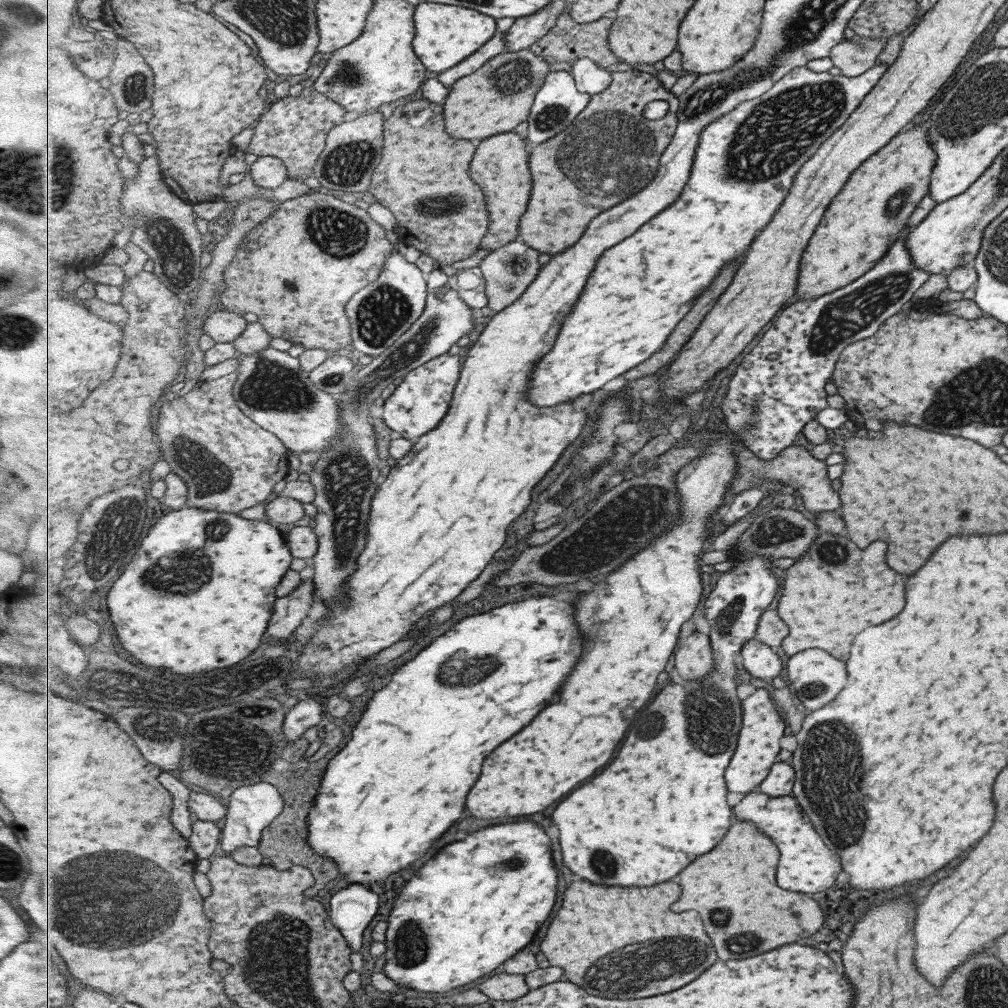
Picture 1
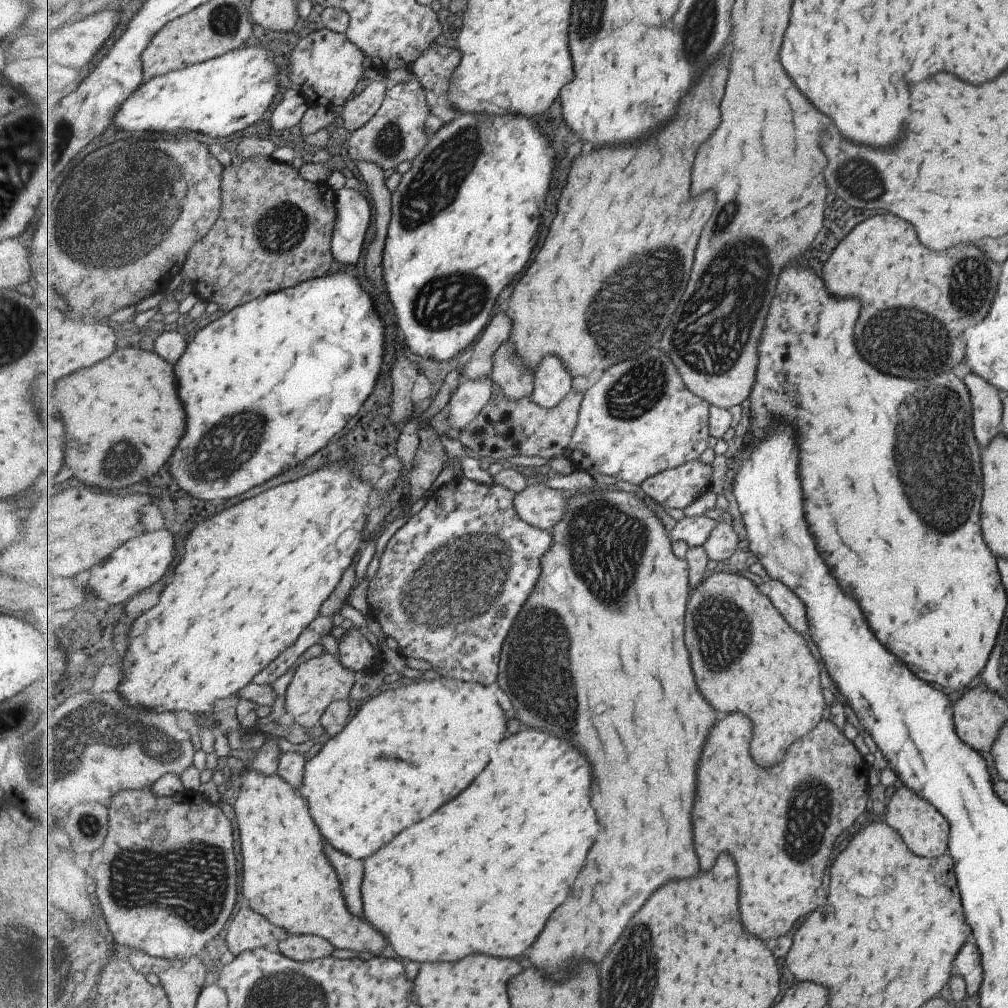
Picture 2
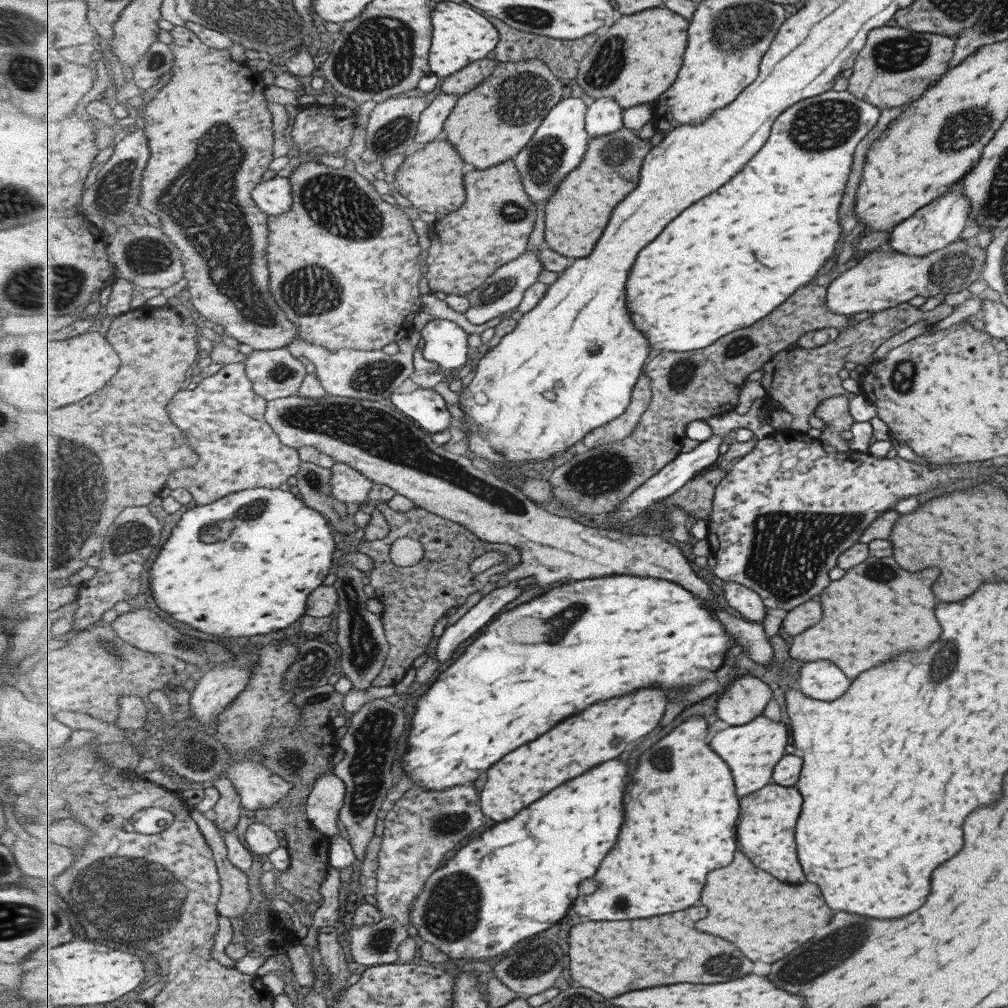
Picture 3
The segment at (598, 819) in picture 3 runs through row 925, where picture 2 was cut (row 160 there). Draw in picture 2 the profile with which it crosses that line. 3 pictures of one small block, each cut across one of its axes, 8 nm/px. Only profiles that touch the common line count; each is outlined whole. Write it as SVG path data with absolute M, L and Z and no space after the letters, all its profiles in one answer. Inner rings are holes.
M467 112L467 114L459 113L455 120L444 123L436 133L433 133L427 146L412 162L412 167L403 174L392 196L392 219L386 236L383 273L387 298L392 306L395 306L399 326L405 334L409 348L413 348L413 358L435 360L449 360L453 356L459 358L459 352L465 350L469 344L473 344L481 336L483 328L487 328L499 294L527 268L539 244L543 212L545 212L547 196L551 192L551 182L553 182L553 166L555 166L553 158L555 158L555 148L551 144L551 138L539 126L537 120L531 120L525 116L493 116L493 114Z

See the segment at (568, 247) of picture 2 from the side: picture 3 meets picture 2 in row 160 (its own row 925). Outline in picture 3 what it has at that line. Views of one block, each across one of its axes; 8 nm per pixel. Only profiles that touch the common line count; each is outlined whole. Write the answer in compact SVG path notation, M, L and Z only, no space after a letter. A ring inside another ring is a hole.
M693 906L677 914L637 918L621 922L583 922L569 936L569 970L577 982L607 998L625 992L669 986L681 982L731 982L753 972L753 962L729 940L699 932L695 922L707 916L705 906ZM645 982L653 982L645 986Z

